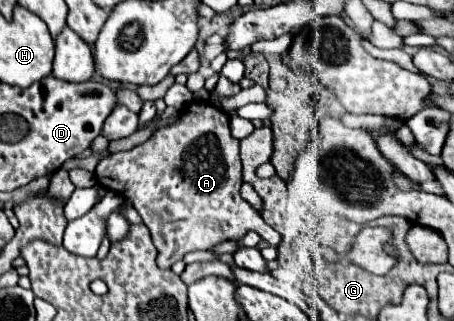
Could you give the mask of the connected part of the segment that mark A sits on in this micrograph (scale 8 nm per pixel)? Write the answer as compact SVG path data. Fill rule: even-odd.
M194 101L182 111L182 119L172 127L160 127L146 143L134 147L132 151L122 151L108 155L96 167L96 179L108 191L116 191L126 197L126 201L140 213L142 221L150 229L152 243L158 251L158 267L170 269L186 253L198 249L210 249L222 241L236 241L248 231L256 231L272 247L280 245L280 235L262 221L260 213L252 209L242 197L242 163L238 155L238 145L230 135L230 117L226 111L212 103Z

